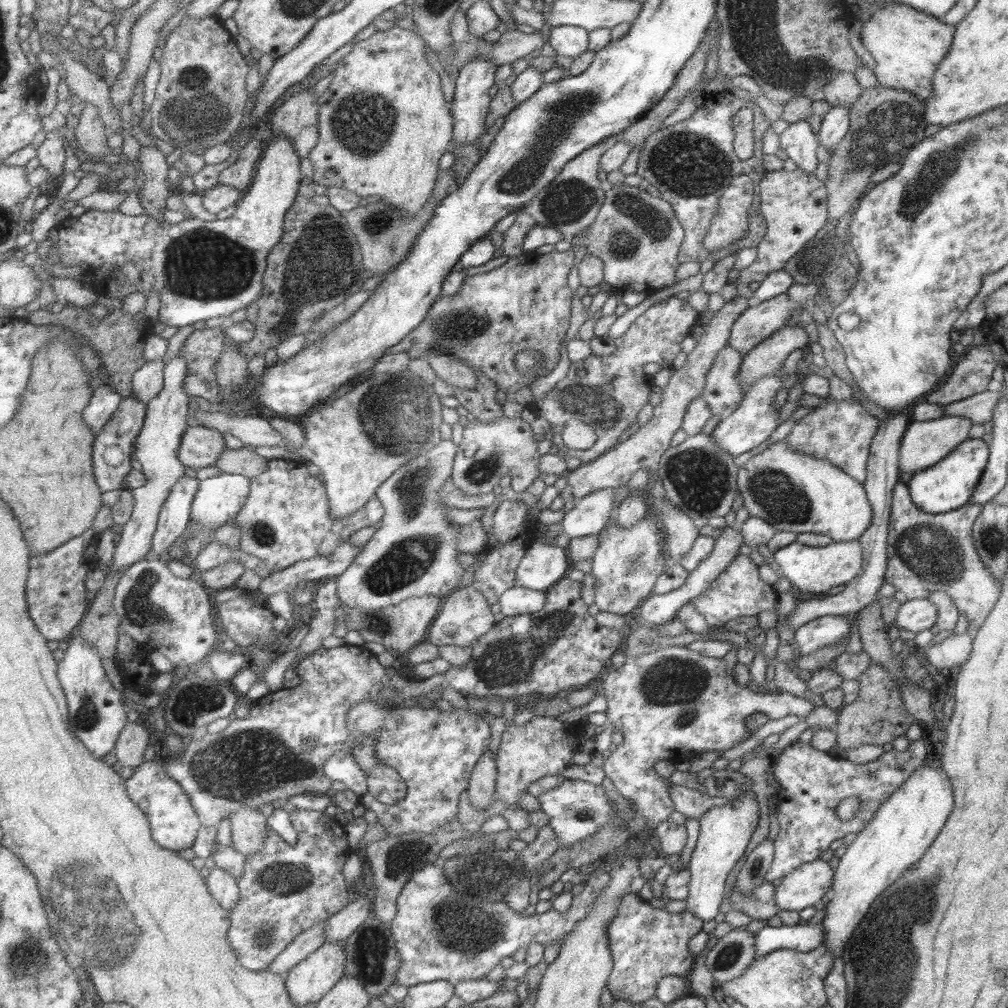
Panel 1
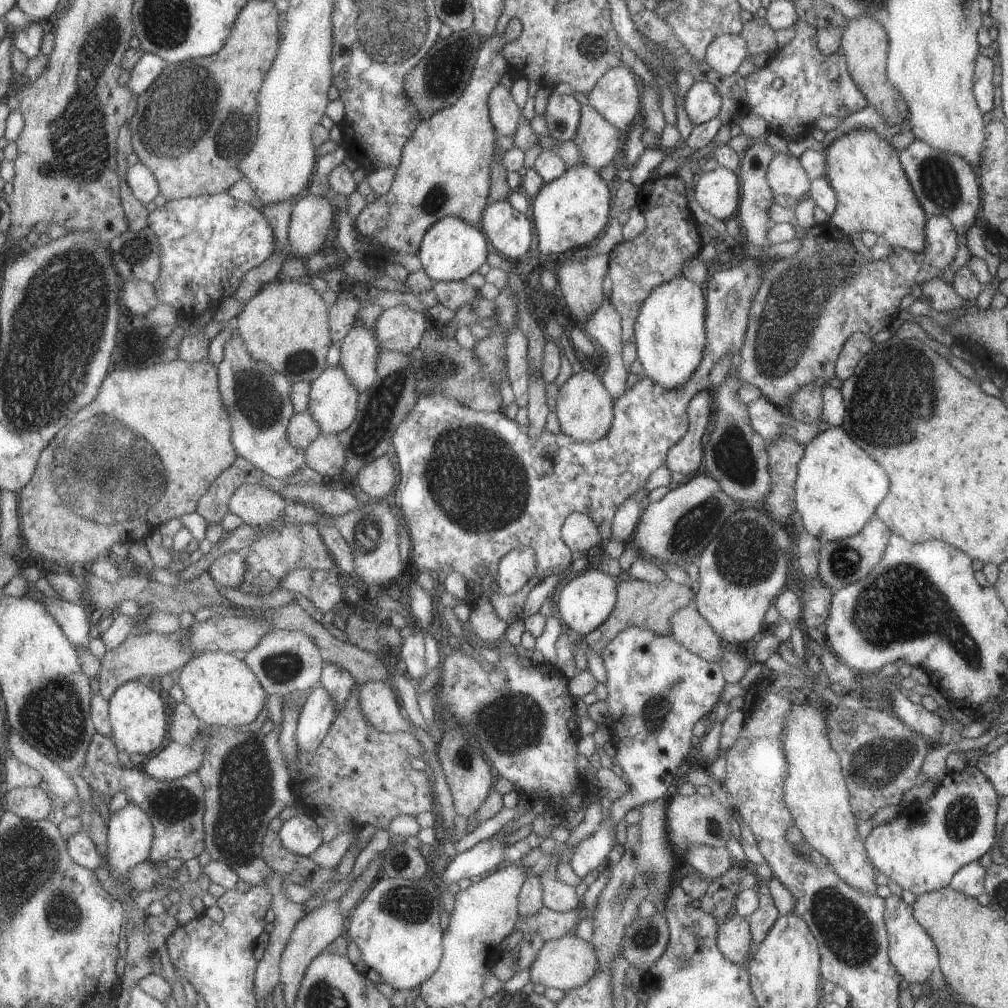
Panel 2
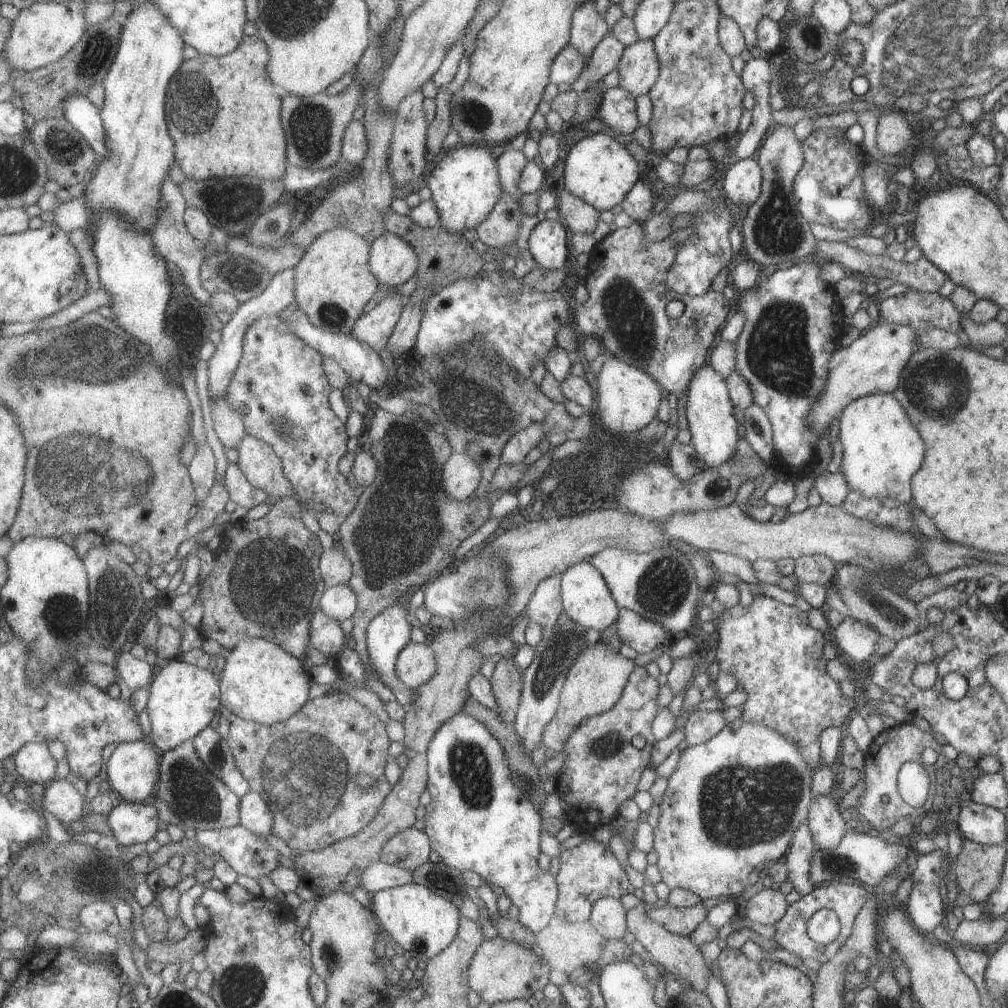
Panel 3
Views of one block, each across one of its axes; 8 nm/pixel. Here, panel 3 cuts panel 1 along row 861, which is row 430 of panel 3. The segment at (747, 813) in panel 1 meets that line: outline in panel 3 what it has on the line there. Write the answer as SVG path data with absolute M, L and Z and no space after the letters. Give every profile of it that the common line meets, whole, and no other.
M703 364L693 372L687 388L685 414L690 432L690 442L703 467L717 468L735 454L735 444L741 435L737 433L737 420L733 415L724 378L711 365Z

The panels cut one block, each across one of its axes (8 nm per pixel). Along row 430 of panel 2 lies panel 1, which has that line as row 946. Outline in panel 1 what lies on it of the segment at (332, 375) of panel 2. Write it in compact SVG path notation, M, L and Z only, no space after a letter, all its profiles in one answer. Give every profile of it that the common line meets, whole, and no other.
M326 942L286 976L292 1000L299 1007L319 1002L345 977L344 942Z

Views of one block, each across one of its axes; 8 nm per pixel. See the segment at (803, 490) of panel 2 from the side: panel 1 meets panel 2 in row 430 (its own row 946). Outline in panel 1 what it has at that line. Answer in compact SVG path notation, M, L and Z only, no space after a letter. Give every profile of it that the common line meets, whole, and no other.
M923 765L914 770L908 779L891 796L887 797L887 800L877 808L871 821L865 825L863 831L857 833L854 841L846 846L846 851L838 858L830 884L833 896L829 902L826 902L825 915L820 923L824 934L822 944L833 956L842 958L843 947L868 913L871 903L923 856L923 853L929 848L929 844L939 834L941 826L945 824L945 818L949 817L953 803L951 785L947 775L940 768L933 769Z

